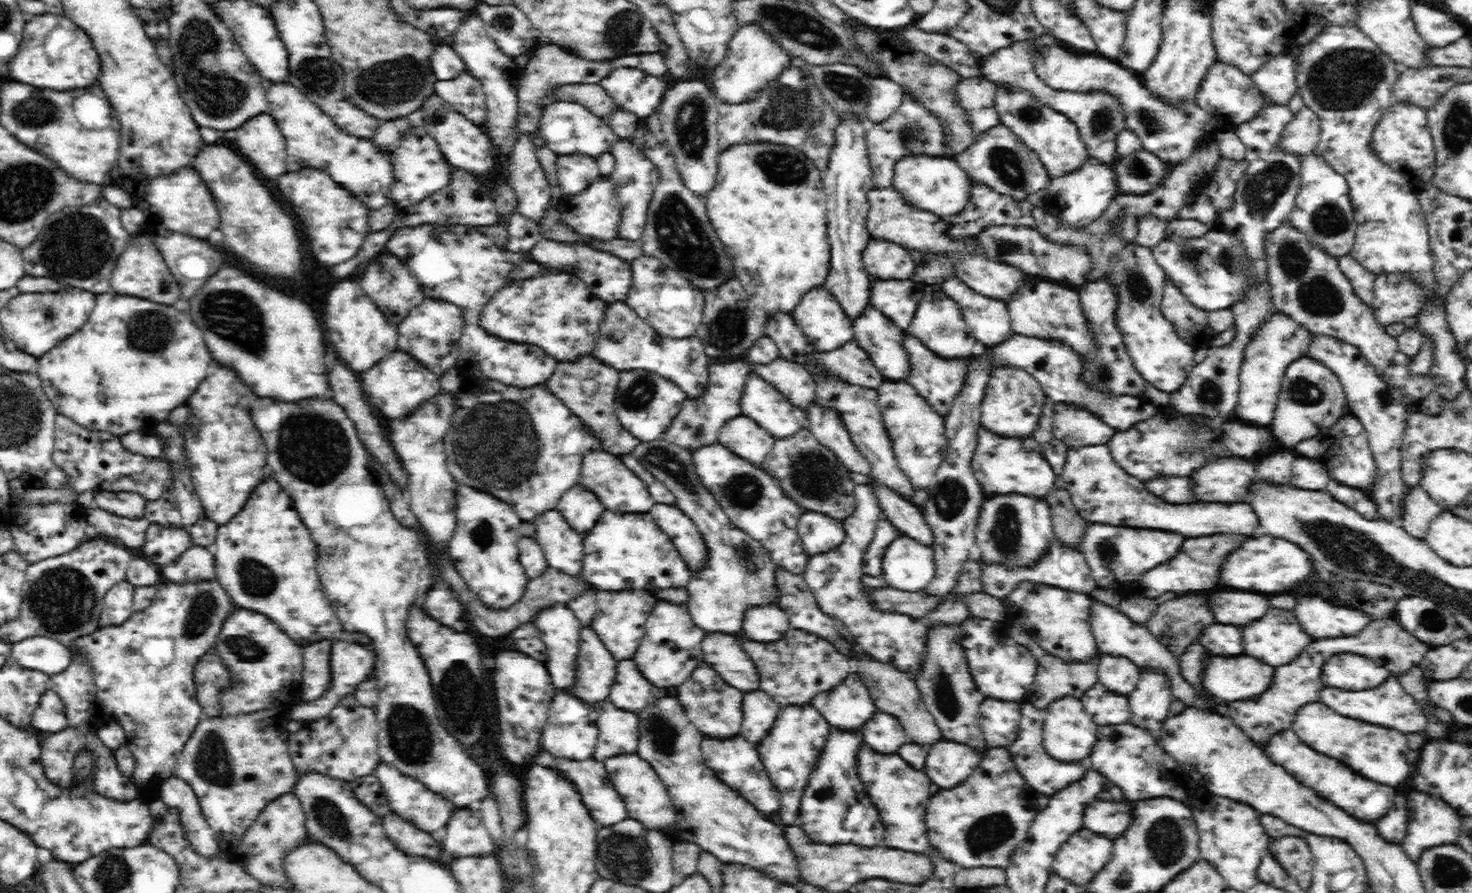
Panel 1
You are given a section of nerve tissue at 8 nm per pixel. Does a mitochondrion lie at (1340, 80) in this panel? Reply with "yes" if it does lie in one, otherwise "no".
yes

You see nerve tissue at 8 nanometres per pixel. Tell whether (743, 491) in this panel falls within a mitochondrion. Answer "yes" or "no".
yes

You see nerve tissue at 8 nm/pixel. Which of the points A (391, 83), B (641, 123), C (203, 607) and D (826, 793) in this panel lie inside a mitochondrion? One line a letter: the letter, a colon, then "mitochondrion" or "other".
A: mitochondrion
B: other
C: mitochondrion
D: mitochondrion

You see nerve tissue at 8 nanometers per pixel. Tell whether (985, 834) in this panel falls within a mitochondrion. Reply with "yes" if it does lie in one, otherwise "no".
yes

